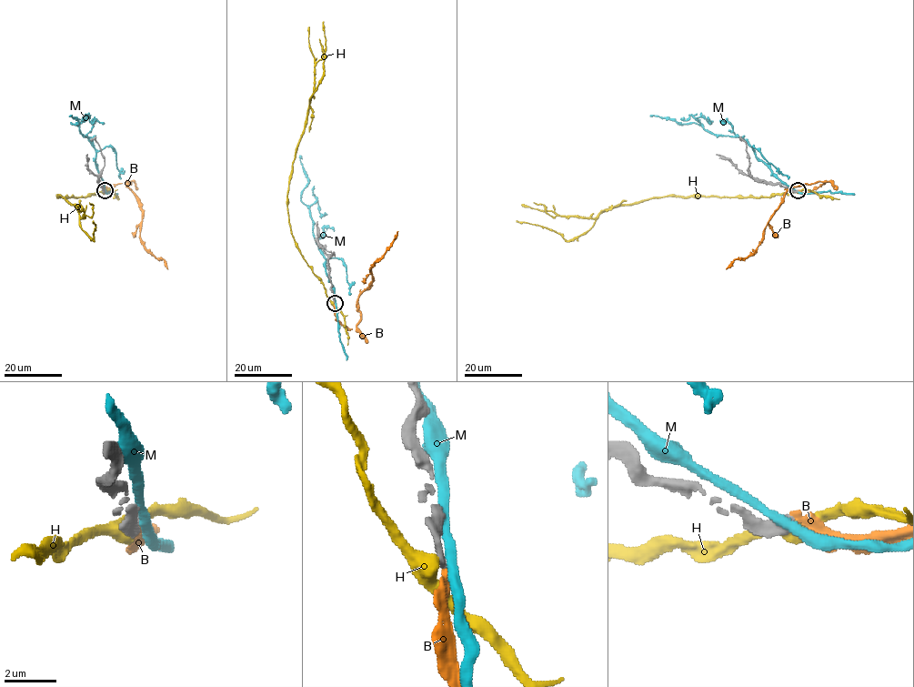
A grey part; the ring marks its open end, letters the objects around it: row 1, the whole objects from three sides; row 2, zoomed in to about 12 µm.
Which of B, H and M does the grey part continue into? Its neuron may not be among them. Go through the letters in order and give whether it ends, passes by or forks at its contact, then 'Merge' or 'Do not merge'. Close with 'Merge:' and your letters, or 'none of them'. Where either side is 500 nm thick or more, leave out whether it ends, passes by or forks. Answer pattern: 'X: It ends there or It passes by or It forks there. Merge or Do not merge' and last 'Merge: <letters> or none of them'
B: It ends there. Merge
H: Do not merge
M: It passes by. Do not merge
Merge: B

